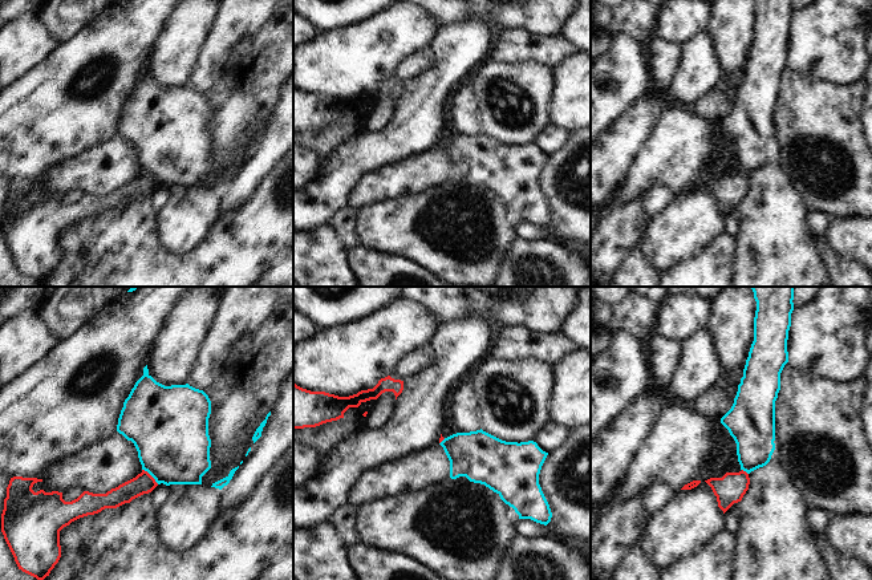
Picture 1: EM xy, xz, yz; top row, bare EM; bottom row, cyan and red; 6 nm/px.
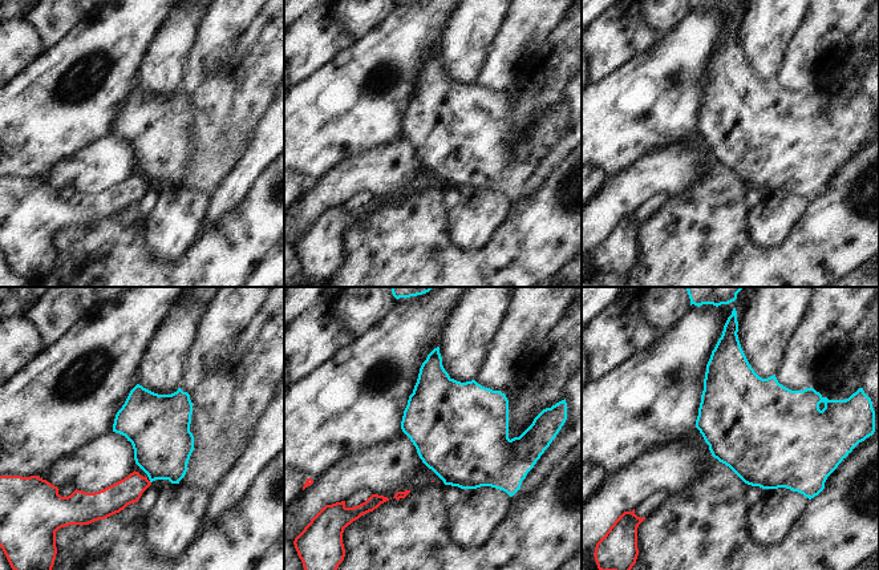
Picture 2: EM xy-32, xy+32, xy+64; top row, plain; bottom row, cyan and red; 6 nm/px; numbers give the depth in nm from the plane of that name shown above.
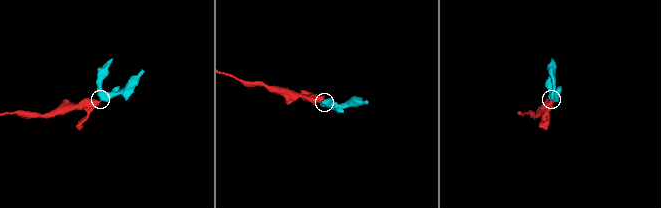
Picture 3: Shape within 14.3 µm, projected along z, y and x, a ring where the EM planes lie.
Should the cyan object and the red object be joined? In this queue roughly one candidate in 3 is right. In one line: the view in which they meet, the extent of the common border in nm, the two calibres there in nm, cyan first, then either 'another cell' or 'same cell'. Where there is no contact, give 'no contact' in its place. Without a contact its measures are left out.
xy | 140 nm | 440/130 nm | another cell

